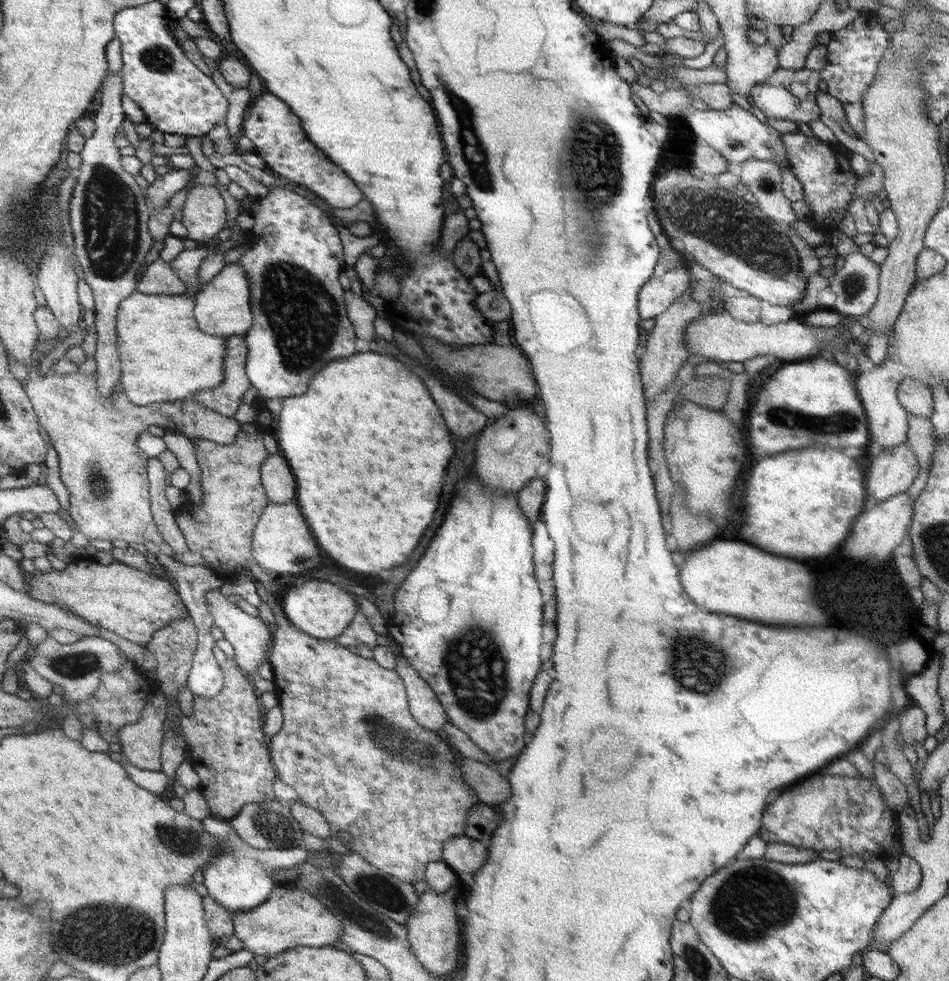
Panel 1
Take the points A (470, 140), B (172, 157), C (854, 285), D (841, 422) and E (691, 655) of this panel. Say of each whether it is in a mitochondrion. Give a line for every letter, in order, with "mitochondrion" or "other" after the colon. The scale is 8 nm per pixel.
A: mitochondrion
B: other
C: mitochondrion
D: mitochondrion
E: mitochondrion

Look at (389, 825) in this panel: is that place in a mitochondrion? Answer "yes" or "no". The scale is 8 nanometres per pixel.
no

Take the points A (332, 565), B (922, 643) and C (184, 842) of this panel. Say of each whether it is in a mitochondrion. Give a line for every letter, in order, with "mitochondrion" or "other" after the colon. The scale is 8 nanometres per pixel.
A: other
B: other
C: mitochondrion

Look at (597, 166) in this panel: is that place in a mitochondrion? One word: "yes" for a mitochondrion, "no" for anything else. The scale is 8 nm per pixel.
yes

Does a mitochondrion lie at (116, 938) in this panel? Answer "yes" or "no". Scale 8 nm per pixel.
yes

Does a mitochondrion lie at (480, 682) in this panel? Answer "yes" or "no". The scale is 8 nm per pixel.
yes

